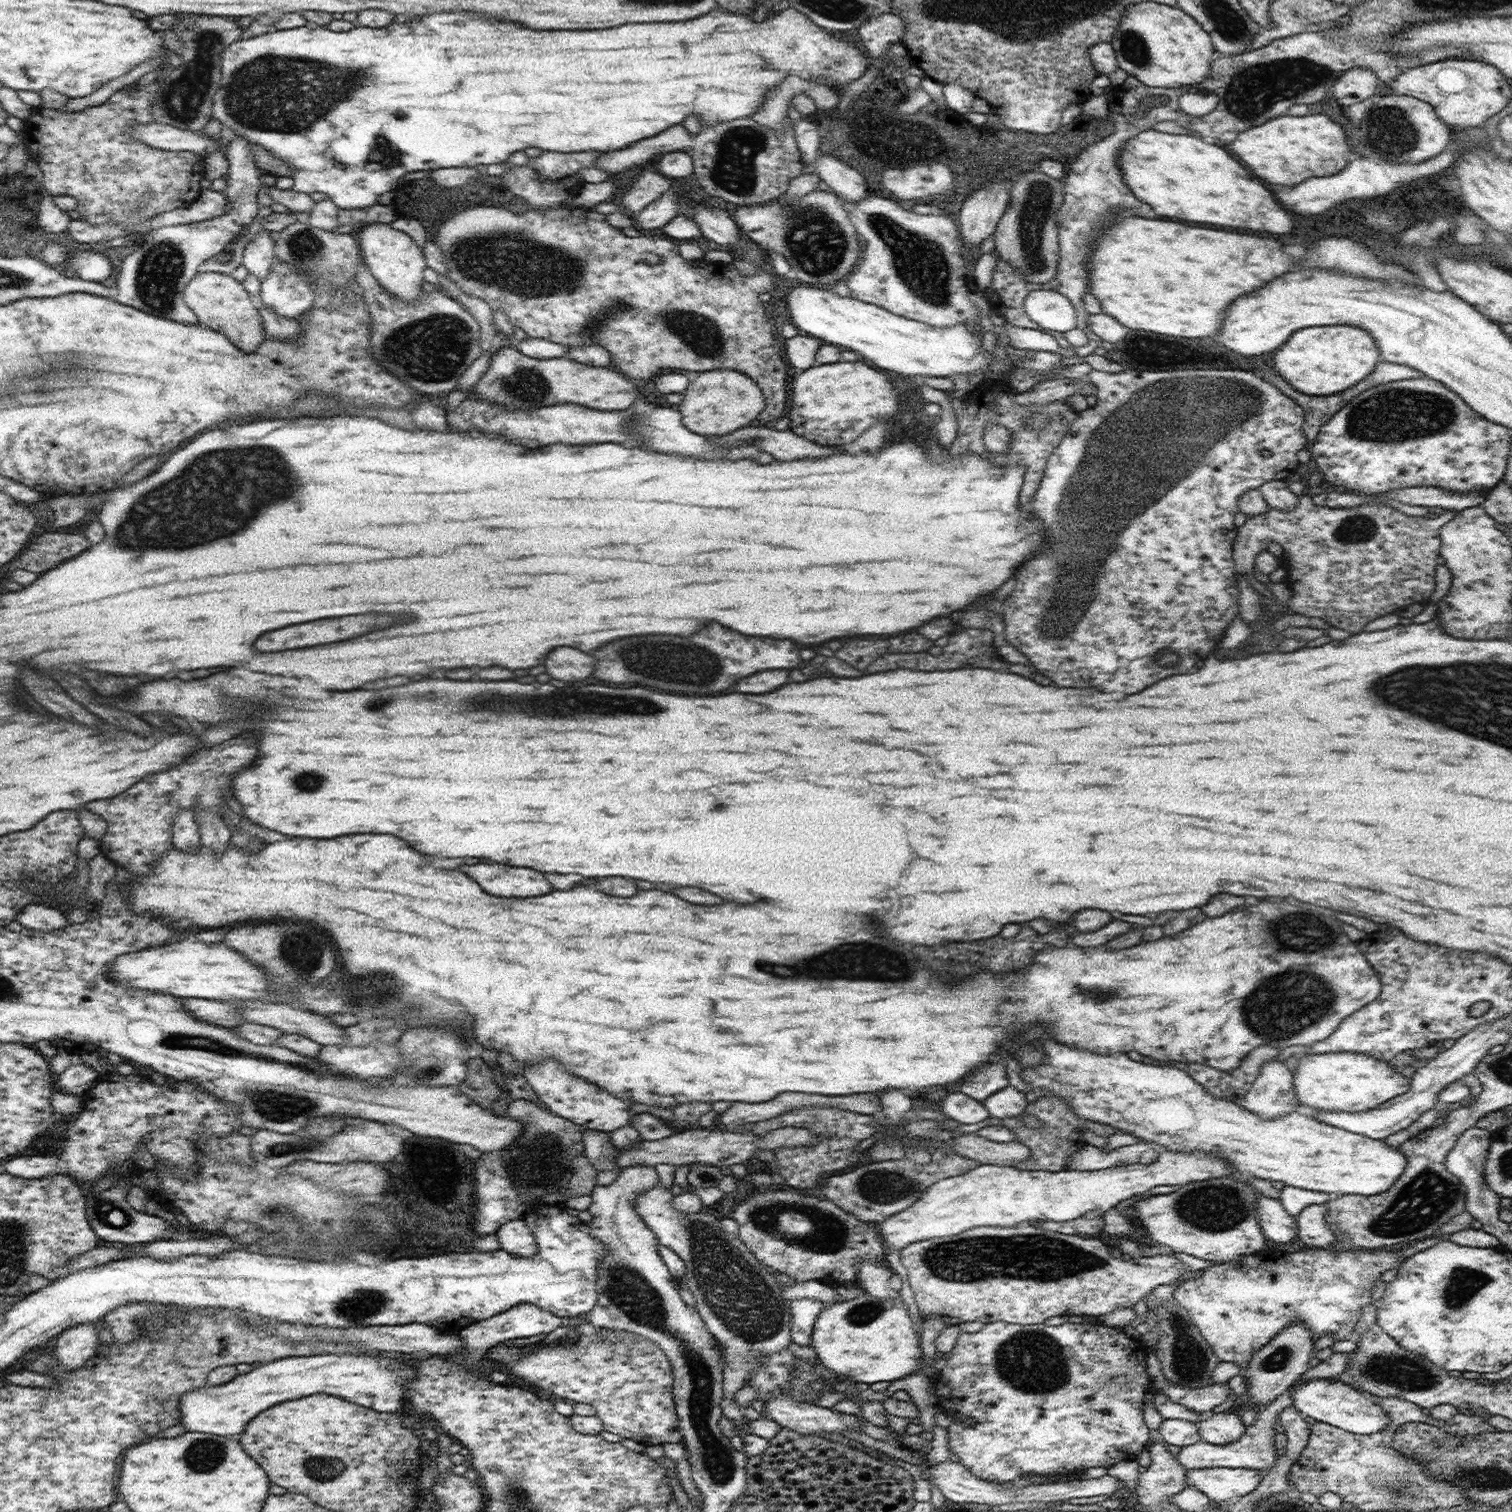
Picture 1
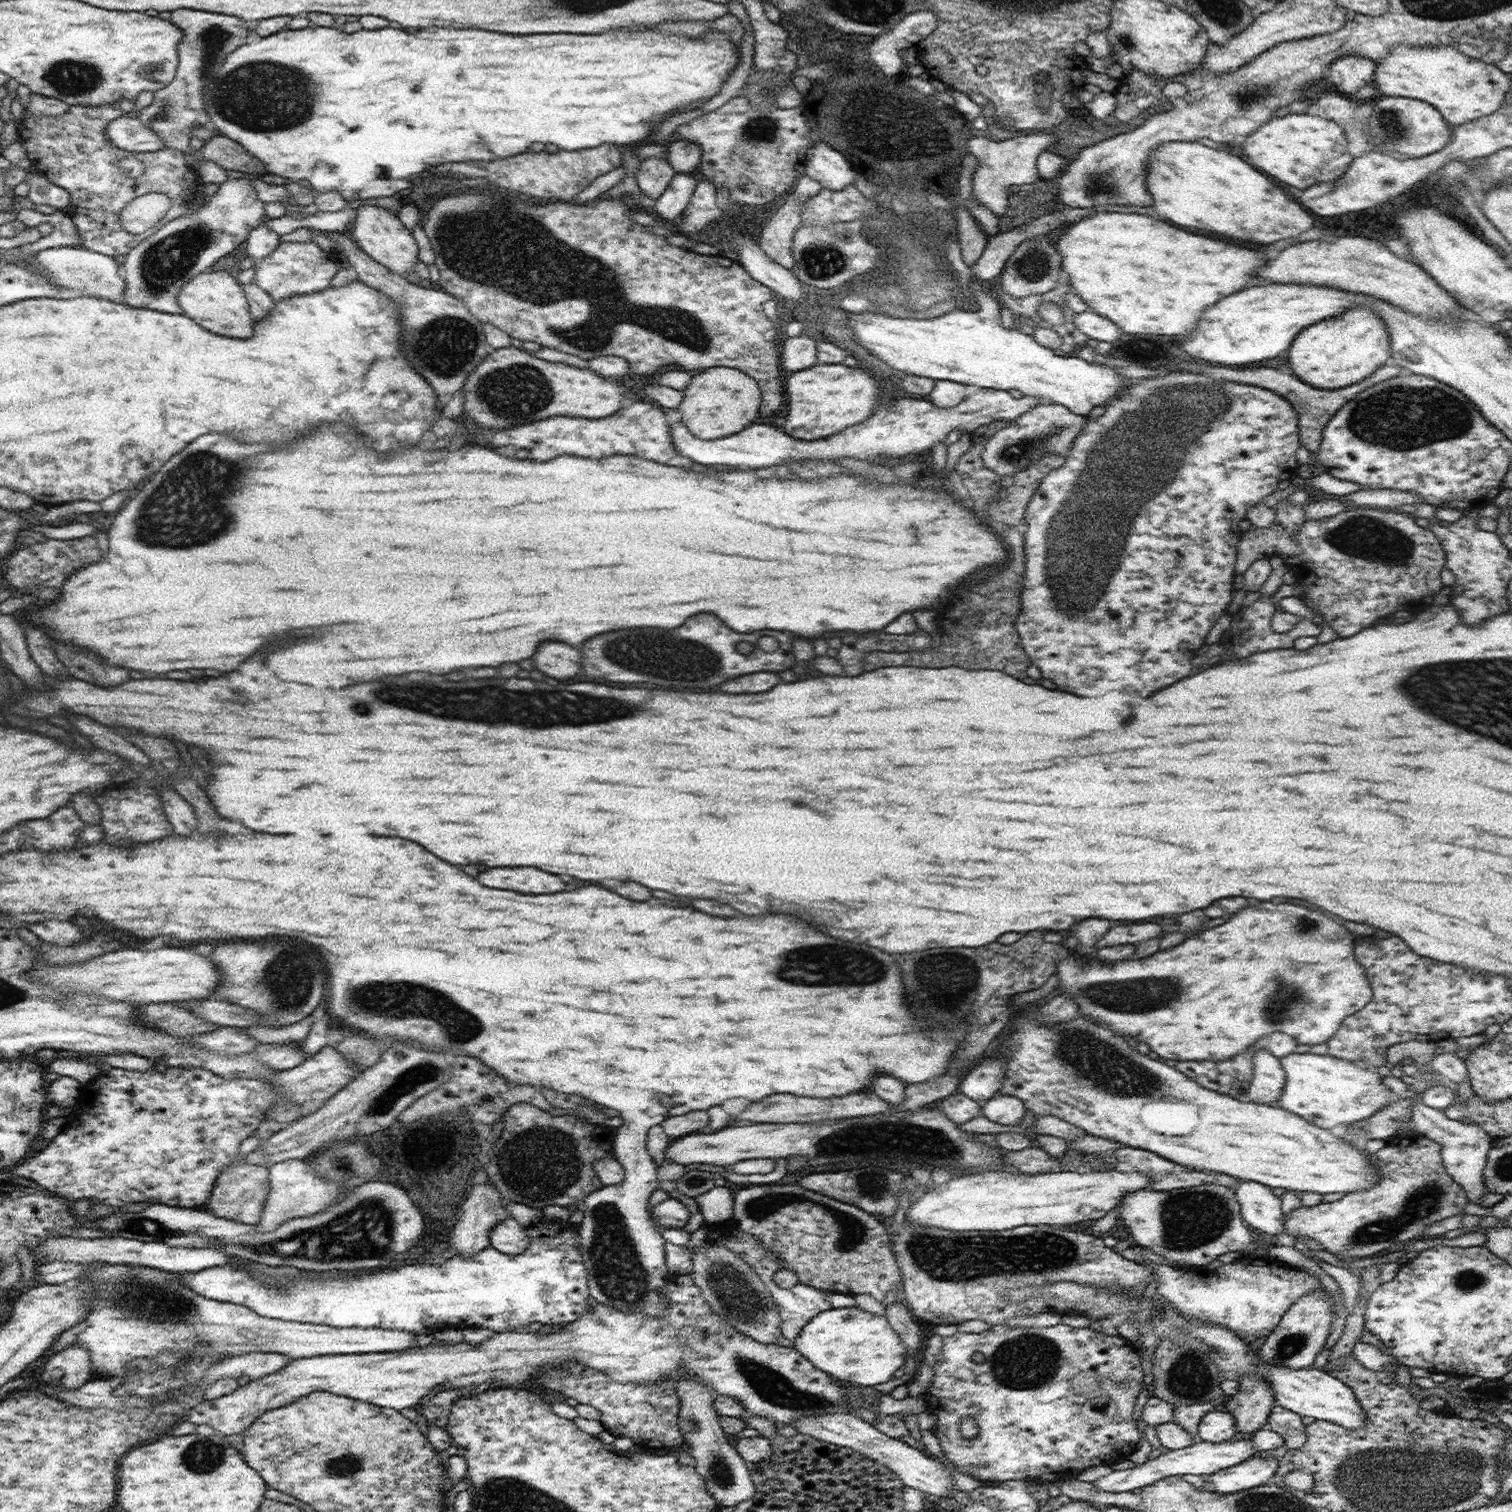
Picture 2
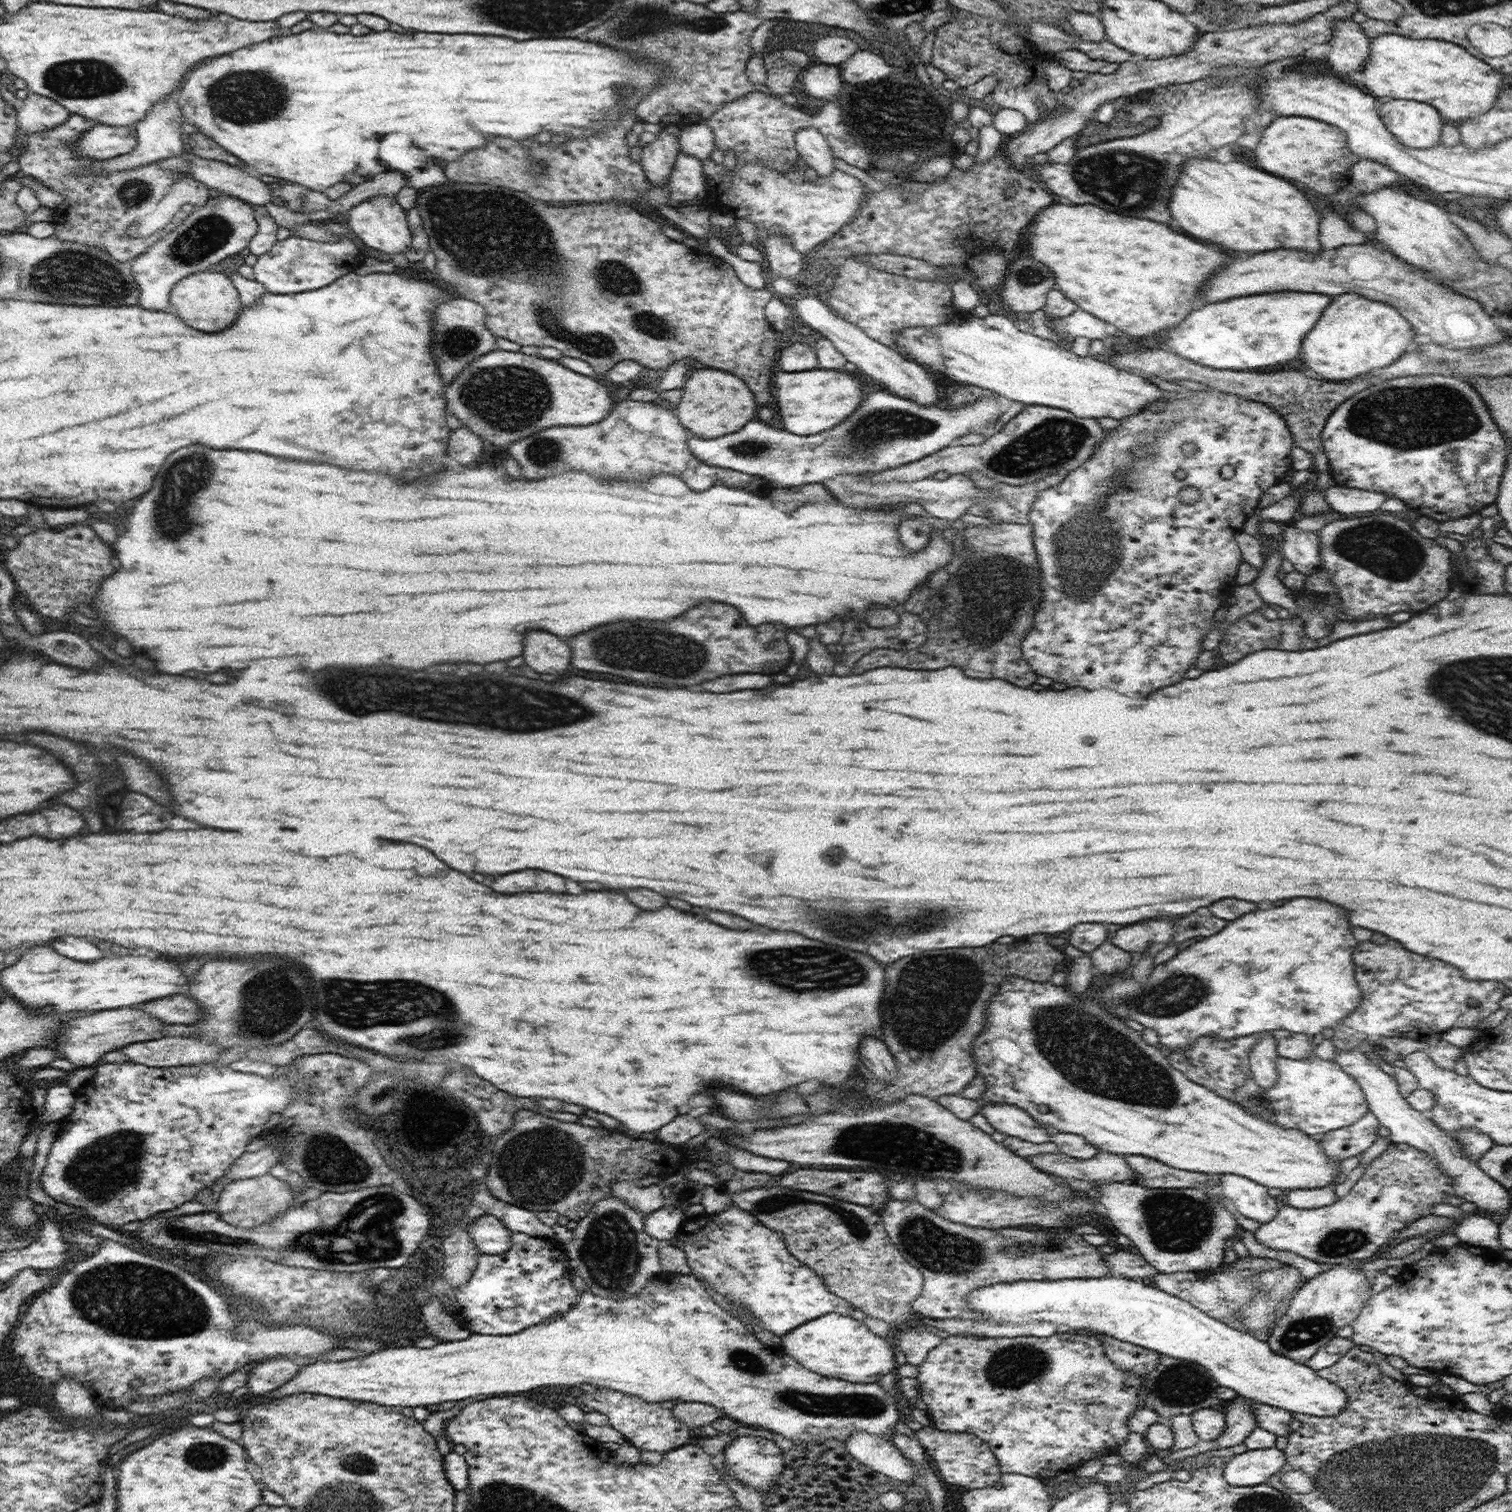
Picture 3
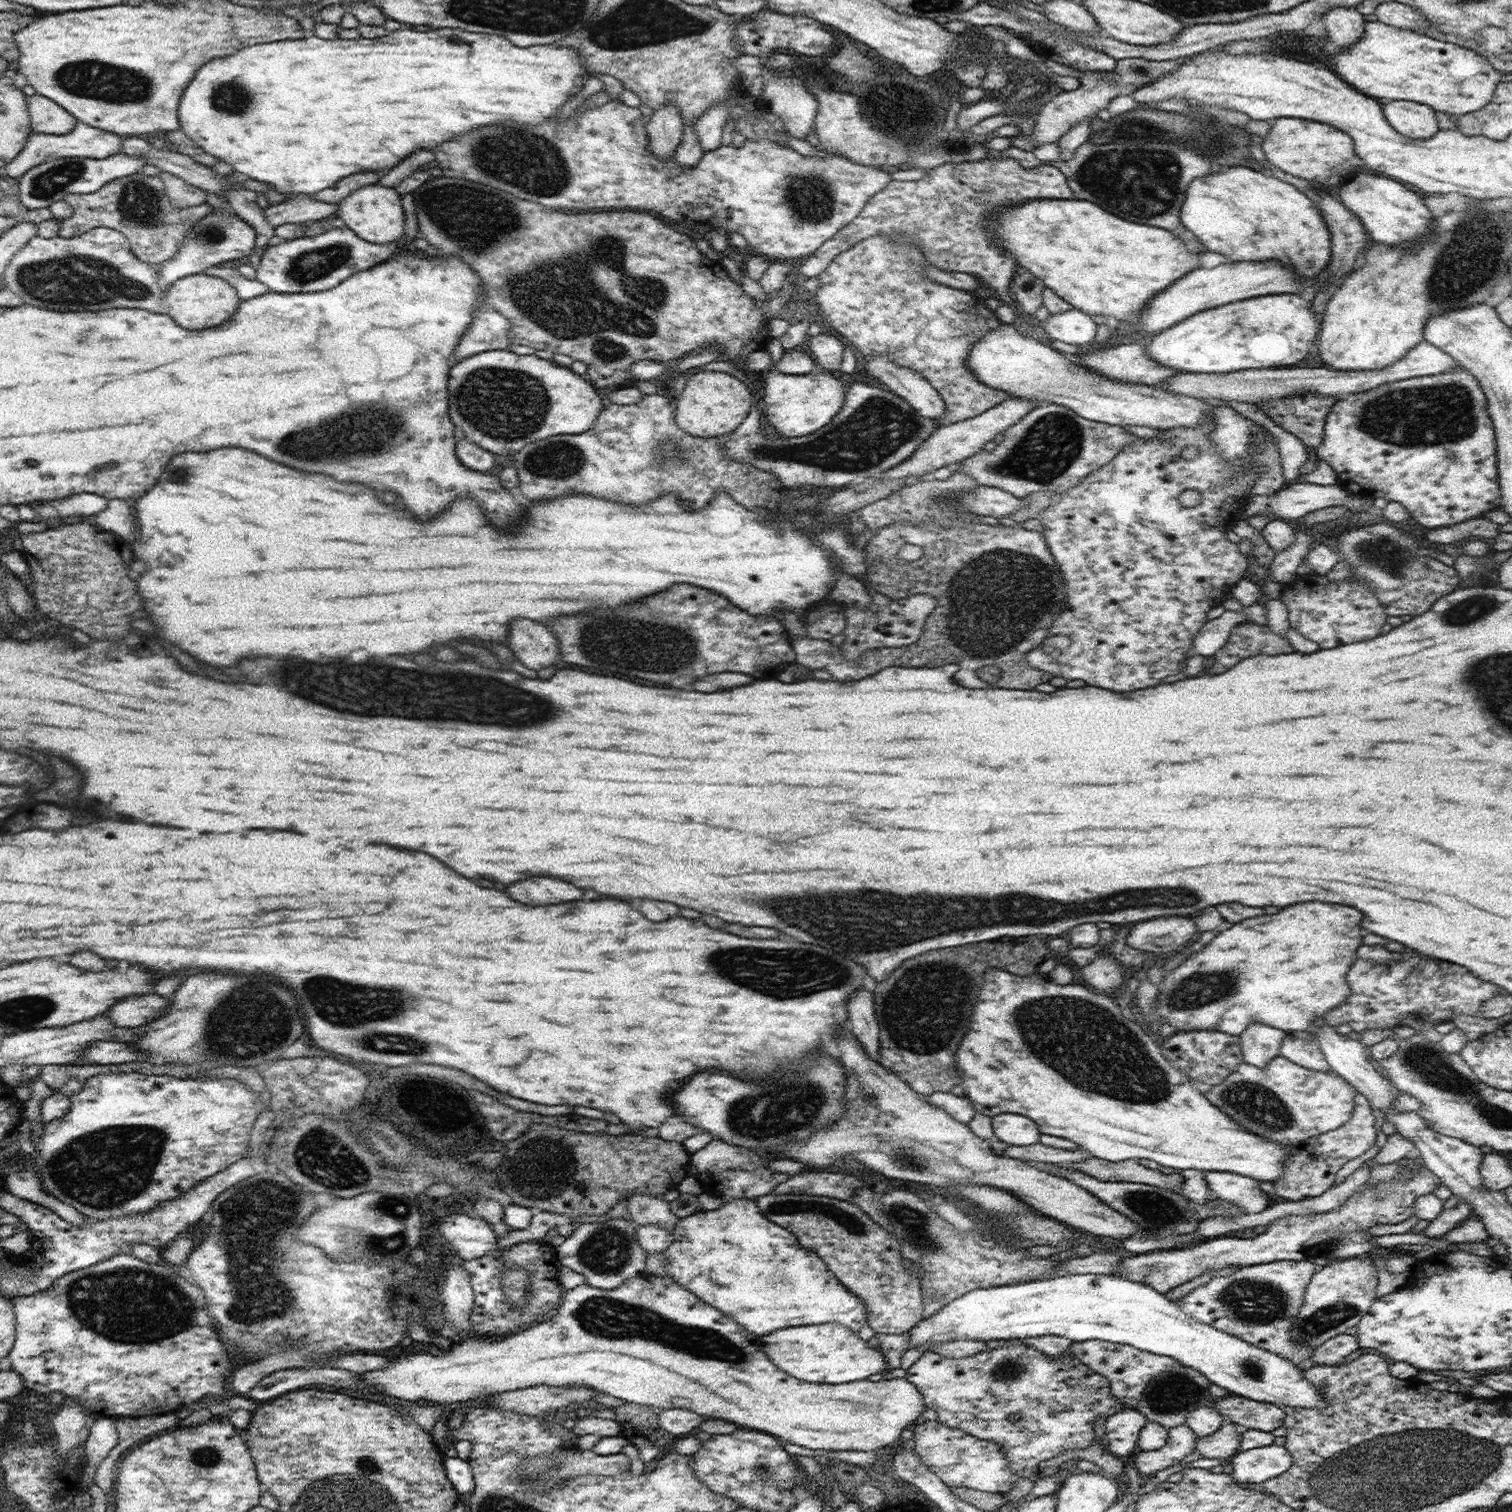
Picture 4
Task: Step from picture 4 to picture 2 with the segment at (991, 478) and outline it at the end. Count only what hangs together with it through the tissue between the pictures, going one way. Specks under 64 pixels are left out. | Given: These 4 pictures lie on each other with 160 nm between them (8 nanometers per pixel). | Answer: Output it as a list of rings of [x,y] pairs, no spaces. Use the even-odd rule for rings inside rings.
[[[1038,403],[1036,407],[1023,412],[1017,419],[987,438],[981,459],[992,471],[995,479],[1012,476],[1029,468],[1047,454],[1059,454],[1066,458],[1076,437],[1085,427],[1087,417],[1072,412],[1061,404]]]

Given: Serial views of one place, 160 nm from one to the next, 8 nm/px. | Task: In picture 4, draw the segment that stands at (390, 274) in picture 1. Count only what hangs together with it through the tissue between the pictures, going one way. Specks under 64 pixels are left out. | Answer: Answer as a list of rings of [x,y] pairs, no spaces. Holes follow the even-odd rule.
[[[380,184],[364,186],[341,200],[337,208],[336,216],[344,220],[346,227],[368,242],[374,244],[397,242],[405,234],[405,212],[401,196],[395,188],[386,188]]]

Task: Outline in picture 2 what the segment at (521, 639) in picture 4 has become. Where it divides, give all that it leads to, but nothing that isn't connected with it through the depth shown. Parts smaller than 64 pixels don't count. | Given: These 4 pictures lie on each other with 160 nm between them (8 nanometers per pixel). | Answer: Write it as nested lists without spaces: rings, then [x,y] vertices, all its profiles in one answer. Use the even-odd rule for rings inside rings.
[[[544,642],[534,654],[534,662],[546,676],[570,678],[582,668],[582,652],[562,642]]]

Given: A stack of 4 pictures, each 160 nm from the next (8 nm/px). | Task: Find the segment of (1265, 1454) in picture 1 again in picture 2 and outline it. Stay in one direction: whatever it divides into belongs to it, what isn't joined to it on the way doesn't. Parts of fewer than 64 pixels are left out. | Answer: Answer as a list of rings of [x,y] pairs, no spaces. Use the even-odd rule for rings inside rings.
[[[1242,1439],[1235,1442],[1222,1441],[1219,1443],[1201,1441],[1195,1445],[1190,1444],[1180,1449],[1171,1451],[1162,1450],[1158,1454],[1153,1454],[1147,1462],[1136,1464],[1133,1468],[1114,1470],[1094,1482],[1094,1488],[1096,1488],[1098,1492],[1126,1493],[1139,1488],[1144,1489],[1148,1487],[1149,1484],[1154,1484],[1156,1481],[1168,1476],[1183,1474],[1211,1475],[1218,1472],[1218,1470],[1228,1468],[1229,1466],[1236,1466],[1236,1464],[1248,1460],[1256,1451],[1258,1450],[1255,1450],[1253,1442],[1250,1439]]]

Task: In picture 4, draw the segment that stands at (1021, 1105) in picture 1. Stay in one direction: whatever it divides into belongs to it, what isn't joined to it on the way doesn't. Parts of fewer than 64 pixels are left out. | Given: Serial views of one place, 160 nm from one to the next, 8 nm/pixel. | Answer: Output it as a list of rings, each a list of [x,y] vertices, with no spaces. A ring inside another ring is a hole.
[[[1002,1112],[991,1118],[994,1134],[1013,1146],[1040,1143],[1040,1129],[1035,1120],[1014,1112]]]

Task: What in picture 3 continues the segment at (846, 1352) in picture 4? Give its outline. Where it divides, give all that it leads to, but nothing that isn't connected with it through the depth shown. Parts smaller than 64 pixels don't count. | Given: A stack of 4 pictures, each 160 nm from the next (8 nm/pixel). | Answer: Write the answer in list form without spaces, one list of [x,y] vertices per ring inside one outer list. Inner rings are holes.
[[[831,1312],[801,1324],[781,1337],[780,1347],[804,1368],[840,1380],[873,1383],[884,1374],[895,1372],[898,1364],[894,1352],[898,1351],[889,1336],[872,1333],[864,1323],[851,1316]]]

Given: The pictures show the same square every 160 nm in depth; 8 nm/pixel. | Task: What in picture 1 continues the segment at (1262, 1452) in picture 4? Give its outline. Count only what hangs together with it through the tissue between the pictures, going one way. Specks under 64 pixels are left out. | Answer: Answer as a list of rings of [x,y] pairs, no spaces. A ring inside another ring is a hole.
[[[1197,1468],[1187,1470],[1187,1487],[1204,1492],[1214,1505],[1228,1507],[1233,1501],[1254,1492],[1263,1478],[1262,1472],[1251,1468]]]

